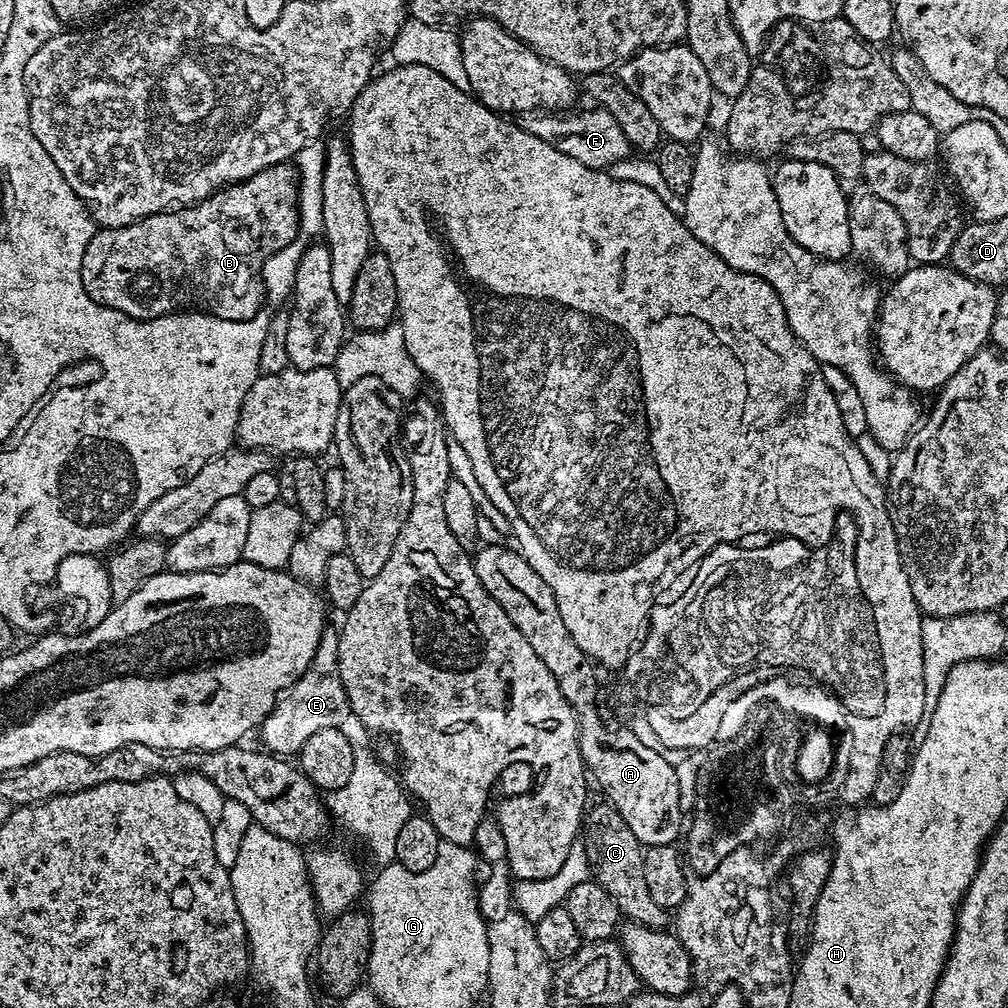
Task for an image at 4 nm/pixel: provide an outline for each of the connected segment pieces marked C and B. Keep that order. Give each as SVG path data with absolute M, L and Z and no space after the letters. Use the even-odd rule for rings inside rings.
M601 802L601 804L596 804L593 808L591 805L587 809L586 819L582 824L582 843L588 855L588 866L591 875L597 884L604 887L606 894L610 894L610 898L614 898L614 902L618 902L618 910L625 921L634 924L645 924L648 928L657 930L664 930L669 927L669 913L662 906L658 906L658 902L654 902L654 898L650 898L650 890L646 890L646 873L642 871L645 845L640 844L638 838L634 838L630 826L626 826L622 814L618 814L616 808L607 802Z
M285 162L282 164L272 164L264 168L258 174L254 174L249 180L239 180L236 184L230 184L215 192L212 196L200 200L197 204L177 207L175 210L159 212L153 216L147 216L141 220L135 220L133 224L127 224L121 228L103 229L102 236L108 244L132 244L132 264L124 260L120 268L100 268L96 260L89 259L84 270L84 288L99 304L104 304L107 308L117 308L120 312L128 312L135 320L153 320L159 316L167 316L175 313L179 304L188 304L192 296L207 310L217 321L221 320L253 320L266 304L266 289L262 279L262 269L265 262L278 250L289 248L290 242L301 235L300 230L300 172L296 169L295 163ZM132 272L132 308L128 306L128 275Z

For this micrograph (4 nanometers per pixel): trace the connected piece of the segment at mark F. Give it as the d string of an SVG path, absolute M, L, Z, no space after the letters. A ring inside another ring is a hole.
M601 106L589 107L585 112L521 112L518 123L522 130L534 134L534 138L542 138L542 142L555 144L558 150L562 150L562 154L570 154L570 158L582 162L582 166L607 170L610 165L629 159L634 152L633 146L622 132L622 127L614 115Z

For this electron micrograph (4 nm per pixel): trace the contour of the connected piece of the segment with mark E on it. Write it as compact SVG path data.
M332 626L325 627L318 642L318 650L310 666L292 683L291 688L276 702L276 708L260 723L258 735L265 749L281 758L295 757L302 745L318 730L330 730L347 725L350 709L346 690L338 670L338 642L340 633Z

